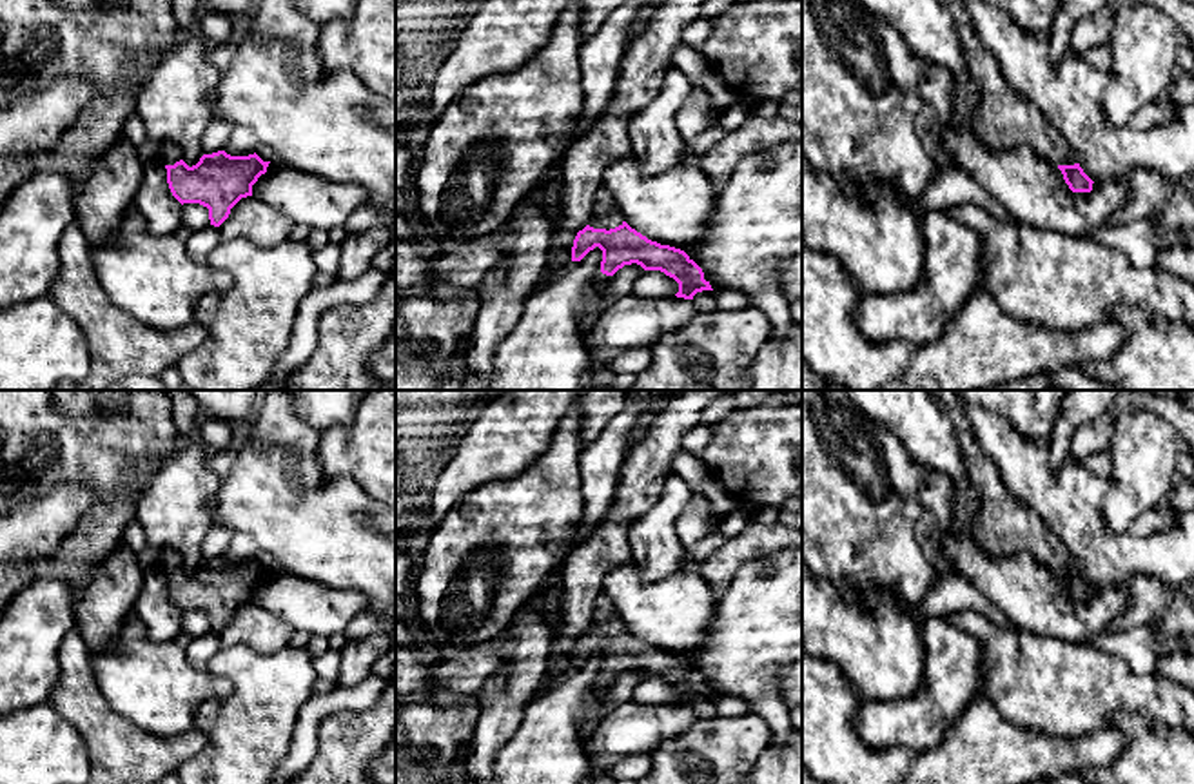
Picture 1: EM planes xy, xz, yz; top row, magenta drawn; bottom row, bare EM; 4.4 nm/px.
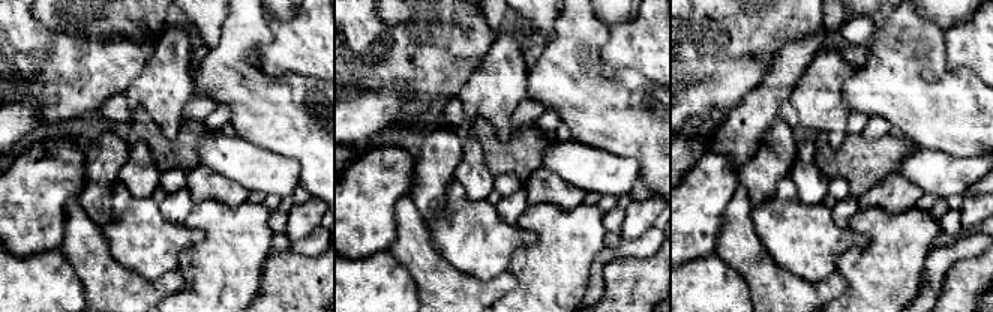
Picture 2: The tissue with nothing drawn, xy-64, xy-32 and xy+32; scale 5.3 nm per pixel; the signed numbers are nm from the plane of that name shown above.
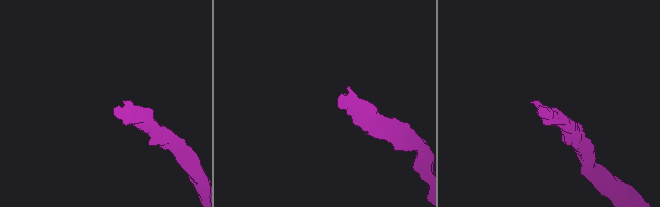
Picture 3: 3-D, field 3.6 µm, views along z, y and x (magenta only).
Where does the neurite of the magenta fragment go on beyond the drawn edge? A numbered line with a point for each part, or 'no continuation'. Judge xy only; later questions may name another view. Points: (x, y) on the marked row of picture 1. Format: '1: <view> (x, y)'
1: xy (169, 155)

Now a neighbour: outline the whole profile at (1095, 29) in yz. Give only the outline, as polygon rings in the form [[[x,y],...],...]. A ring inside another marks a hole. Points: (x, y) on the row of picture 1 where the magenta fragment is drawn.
[[[1111,0],[1076,22],[1069,51],[1083,56],[1089,49],[1105,45],[1114,29],[1114,16],[1123,5],[1150,4],[1170,15],[1194,51],[1194,5],[1185,0]]]

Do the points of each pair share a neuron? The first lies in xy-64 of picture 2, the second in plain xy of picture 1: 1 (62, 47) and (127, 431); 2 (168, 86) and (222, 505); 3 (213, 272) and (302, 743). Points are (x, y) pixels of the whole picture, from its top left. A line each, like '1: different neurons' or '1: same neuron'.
1: same neuron
2: different neurons
3: different neurons

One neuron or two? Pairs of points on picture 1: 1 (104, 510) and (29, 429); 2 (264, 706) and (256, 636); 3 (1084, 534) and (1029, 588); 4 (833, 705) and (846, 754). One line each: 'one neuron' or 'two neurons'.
1: two neurons
2: two neurons
3: two neurons
4: one neuron

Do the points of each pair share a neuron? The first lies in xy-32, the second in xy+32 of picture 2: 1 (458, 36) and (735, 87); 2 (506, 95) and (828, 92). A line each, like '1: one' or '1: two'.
1: two
2: one

